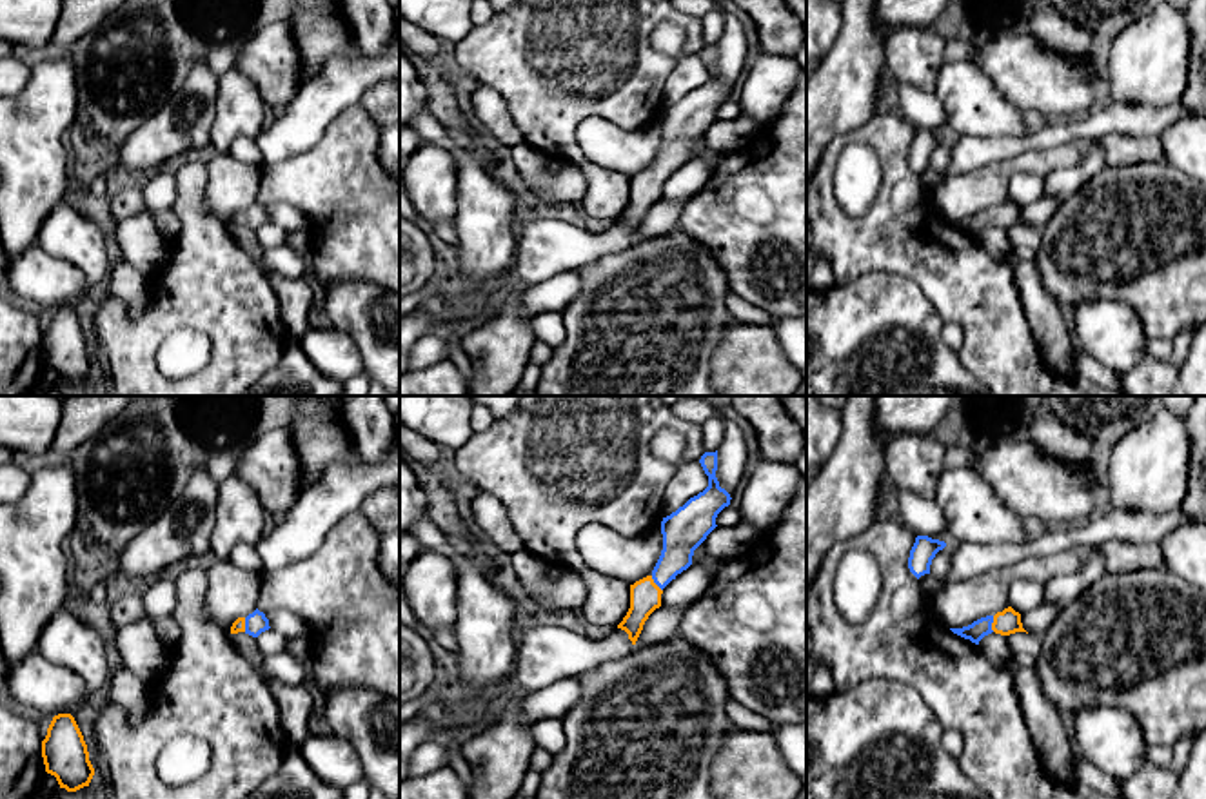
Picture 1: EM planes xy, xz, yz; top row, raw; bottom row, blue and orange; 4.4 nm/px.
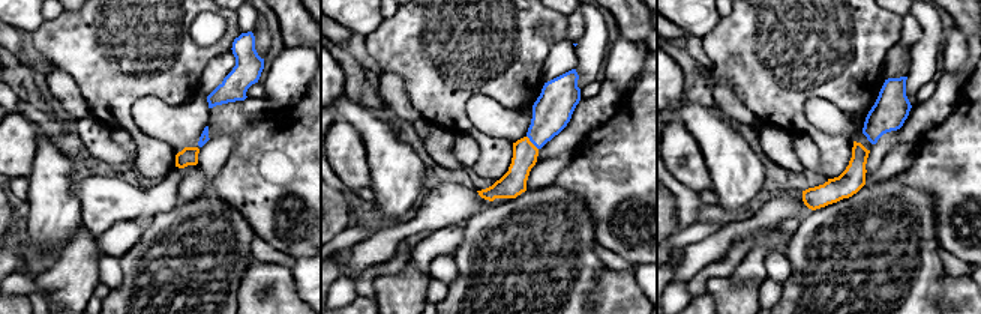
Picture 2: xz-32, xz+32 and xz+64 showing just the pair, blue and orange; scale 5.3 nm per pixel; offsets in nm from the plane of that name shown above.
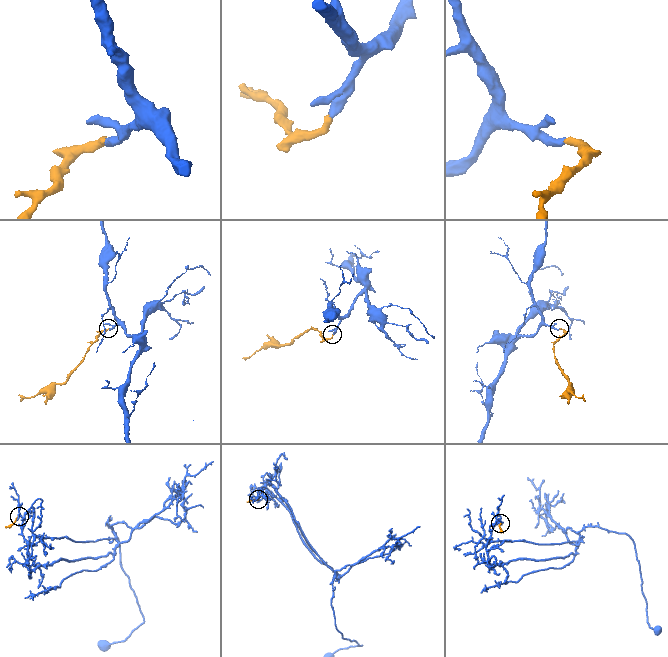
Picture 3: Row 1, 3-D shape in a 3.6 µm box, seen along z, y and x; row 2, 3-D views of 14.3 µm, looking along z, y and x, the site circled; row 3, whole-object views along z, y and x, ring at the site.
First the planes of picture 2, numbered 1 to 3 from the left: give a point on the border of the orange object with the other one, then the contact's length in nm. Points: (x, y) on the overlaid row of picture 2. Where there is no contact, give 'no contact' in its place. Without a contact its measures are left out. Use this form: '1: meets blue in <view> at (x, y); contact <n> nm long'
1: no contact
2: meets blue in xz+32 at (531, 141); contact 100 nm long
3: no contact

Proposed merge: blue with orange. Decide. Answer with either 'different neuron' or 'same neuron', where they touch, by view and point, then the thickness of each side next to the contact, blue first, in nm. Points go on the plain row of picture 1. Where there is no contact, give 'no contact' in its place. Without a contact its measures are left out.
same neuron; meets blue in yz at (992, 215); 80 nm thick on the blue side, 110 nm on the other

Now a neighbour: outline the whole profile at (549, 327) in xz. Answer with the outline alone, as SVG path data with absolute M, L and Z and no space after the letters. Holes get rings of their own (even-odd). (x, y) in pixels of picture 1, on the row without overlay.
M547 311L532 318L532 330L536 340L545 341L552 349L558 349L565 340L565 321L561 312Z

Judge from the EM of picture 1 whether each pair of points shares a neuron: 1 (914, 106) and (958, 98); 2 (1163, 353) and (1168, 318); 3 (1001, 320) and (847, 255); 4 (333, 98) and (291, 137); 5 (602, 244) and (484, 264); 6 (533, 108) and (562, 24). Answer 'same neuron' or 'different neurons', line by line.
1: different neurons
2: different neurons
3: same neuron
4: same neuron
5: different neurons
6: same neuron

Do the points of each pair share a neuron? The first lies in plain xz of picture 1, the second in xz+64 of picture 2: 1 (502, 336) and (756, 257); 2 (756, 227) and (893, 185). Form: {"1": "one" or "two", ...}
{"1": "two", "2": "two"}

